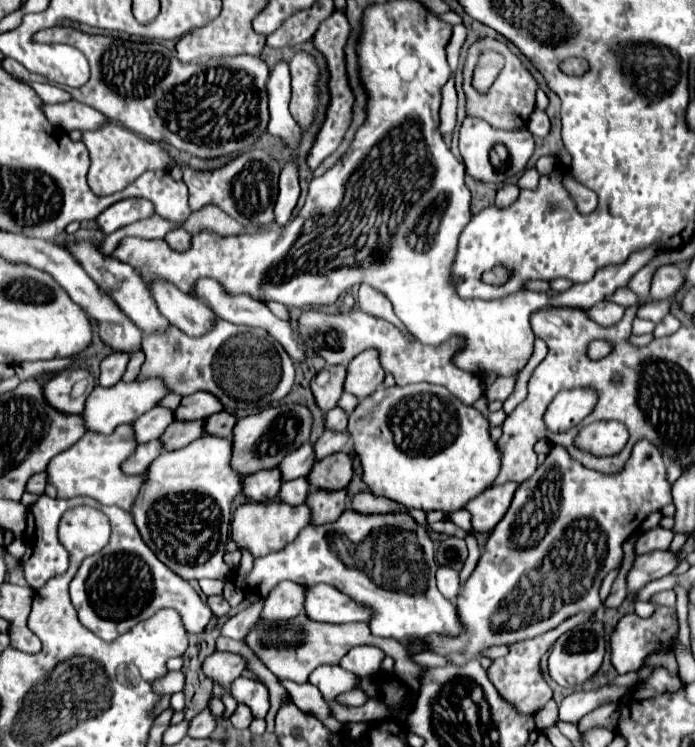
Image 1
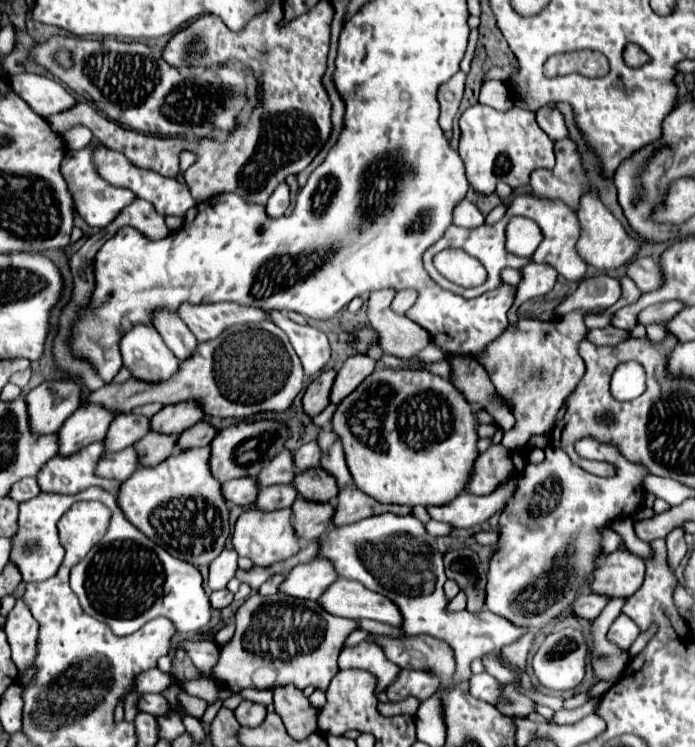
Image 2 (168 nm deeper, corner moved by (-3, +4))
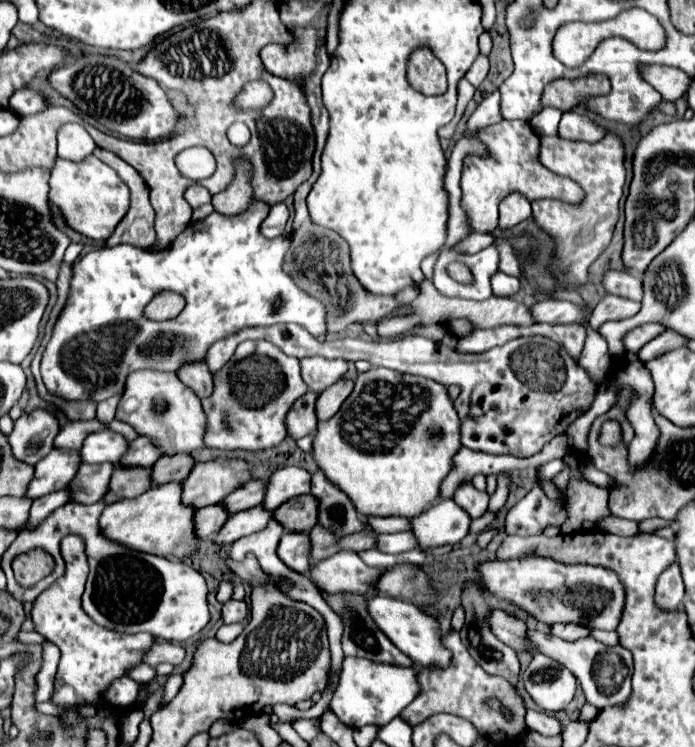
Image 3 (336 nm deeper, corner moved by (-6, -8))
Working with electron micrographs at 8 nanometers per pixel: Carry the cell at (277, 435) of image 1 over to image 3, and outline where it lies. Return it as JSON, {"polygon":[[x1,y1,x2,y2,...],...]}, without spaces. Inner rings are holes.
{"polygon":[[219,458,213,462,195,464,187,480,183,480,183,506,199,510,203,506,219,504,227,494,249,480,249,466,239,458]]}

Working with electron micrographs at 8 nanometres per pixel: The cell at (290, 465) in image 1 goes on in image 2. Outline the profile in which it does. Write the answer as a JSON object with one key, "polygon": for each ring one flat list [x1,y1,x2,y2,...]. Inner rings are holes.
{"polygon":[[284,448,280,456,272,458,272,462,260,472,258,484,272,486,272,484,292,484,296,476,296,466,292,464,292,450]]}

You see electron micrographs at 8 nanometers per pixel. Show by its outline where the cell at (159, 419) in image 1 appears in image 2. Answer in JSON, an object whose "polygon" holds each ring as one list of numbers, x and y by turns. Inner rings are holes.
{"polygon":[[120,414,110,424,110,430,106,434,106,448,110,452,124,450,126,446,136,444,140,438,144,438,150,432,150,418,142,414]]}

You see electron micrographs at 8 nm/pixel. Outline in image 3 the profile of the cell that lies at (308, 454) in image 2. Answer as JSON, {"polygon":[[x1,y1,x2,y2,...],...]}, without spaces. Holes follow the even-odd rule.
{"polygon":[[295,466,281,468,273,472,271,478,267,480,267,496,263,498,261,506,273,512,283,502,301,494,309,494,309,486,311,486,311,474,305,472,303,468]]}

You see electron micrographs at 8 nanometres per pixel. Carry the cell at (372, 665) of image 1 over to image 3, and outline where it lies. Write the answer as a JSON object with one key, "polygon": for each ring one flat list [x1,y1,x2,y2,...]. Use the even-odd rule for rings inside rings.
{"polygon":[[345,658,343,670,339,676,339,684,331,698,331,710,337,718,351,726,361,728,367,724,385,726,389,724,399,712,419,696,421,688,417,682,417,670,395,666,395,664,379,664,367,658]]}

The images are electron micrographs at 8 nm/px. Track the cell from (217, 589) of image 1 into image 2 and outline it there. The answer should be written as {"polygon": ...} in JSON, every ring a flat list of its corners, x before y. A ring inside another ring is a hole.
{"polygon":[[224,550,212,564,210,564,210,574,208,574,208,588,210,590,220,590,226,588,228,580,234,578,234,572,238,568,236,558,239,555,232,550]]}

